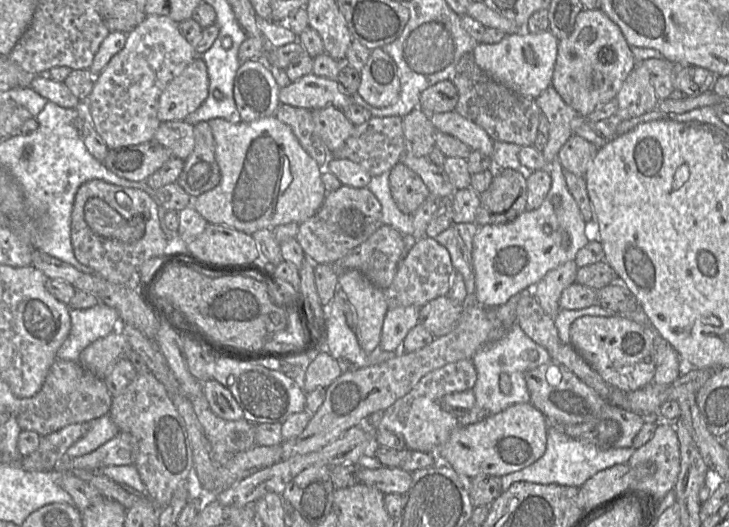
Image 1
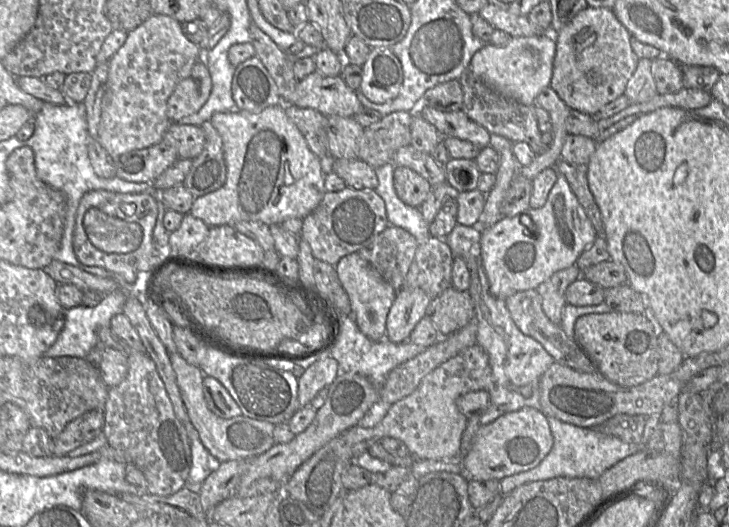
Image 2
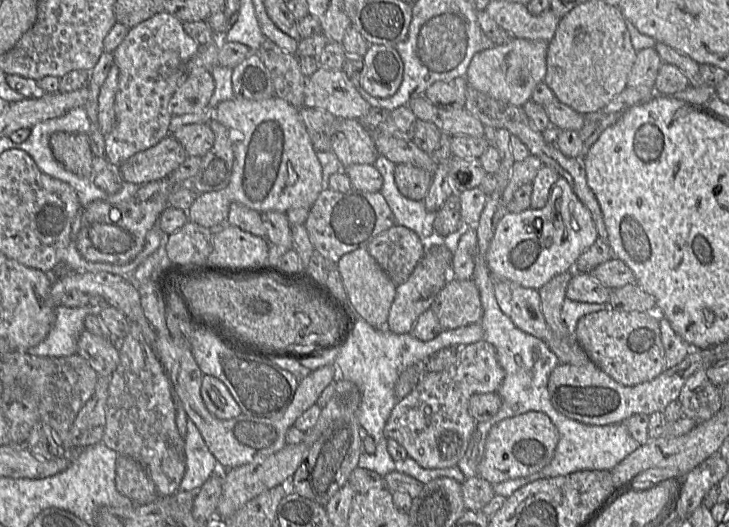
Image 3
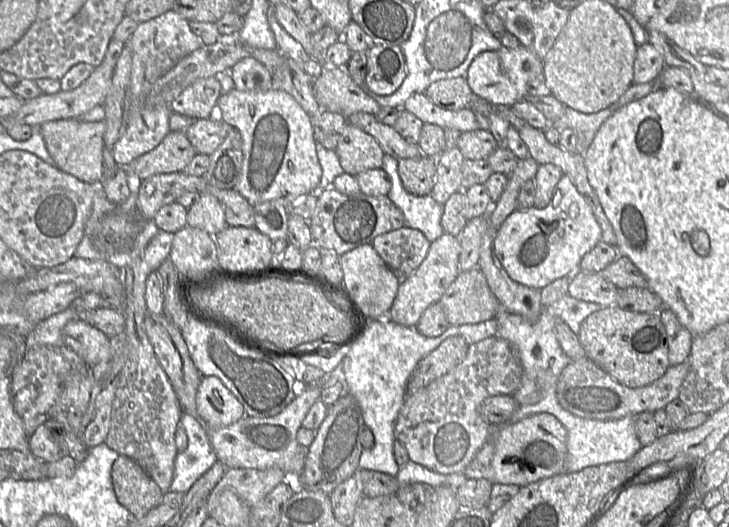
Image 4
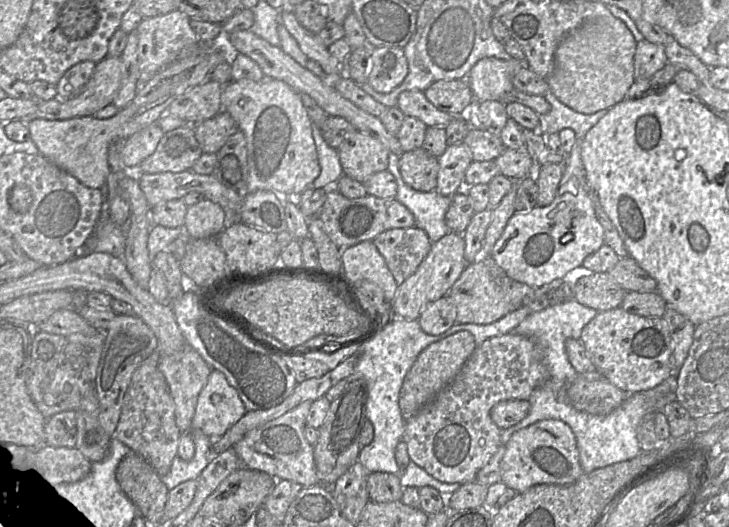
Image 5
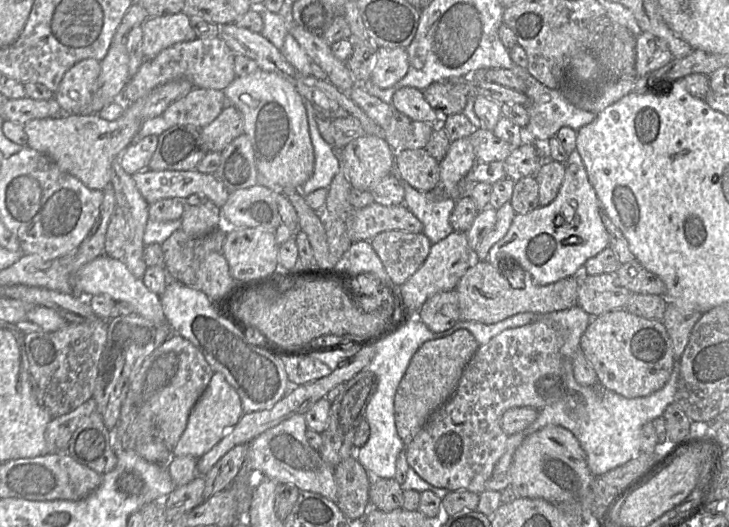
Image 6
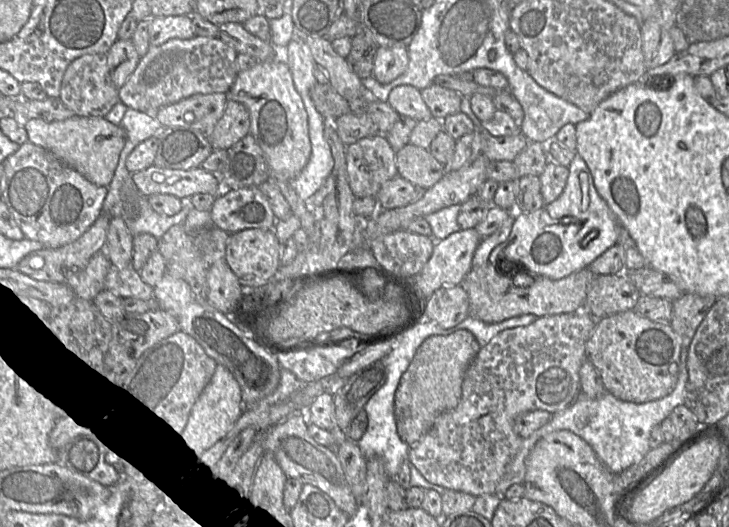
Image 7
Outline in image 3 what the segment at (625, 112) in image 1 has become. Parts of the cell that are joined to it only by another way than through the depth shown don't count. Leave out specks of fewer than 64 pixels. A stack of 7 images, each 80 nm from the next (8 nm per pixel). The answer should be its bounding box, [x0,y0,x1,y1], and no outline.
[628,48,662,89]

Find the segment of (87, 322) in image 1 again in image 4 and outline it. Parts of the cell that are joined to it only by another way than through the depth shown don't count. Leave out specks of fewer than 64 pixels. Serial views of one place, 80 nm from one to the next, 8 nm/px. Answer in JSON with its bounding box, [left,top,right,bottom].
[26,307,78,349]

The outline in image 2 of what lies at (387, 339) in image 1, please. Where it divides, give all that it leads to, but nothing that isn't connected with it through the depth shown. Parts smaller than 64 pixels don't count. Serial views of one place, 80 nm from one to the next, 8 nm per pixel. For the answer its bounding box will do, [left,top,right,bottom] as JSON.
[386,288,430,343]

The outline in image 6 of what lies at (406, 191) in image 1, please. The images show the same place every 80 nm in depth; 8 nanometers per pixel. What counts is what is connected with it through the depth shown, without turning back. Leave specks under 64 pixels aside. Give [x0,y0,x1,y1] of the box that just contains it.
[396,148,440,191]

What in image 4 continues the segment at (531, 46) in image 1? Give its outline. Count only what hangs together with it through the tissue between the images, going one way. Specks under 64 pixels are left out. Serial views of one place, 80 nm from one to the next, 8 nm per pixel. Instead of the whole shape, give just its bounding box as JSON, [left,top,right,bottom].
[465,45,543,107]

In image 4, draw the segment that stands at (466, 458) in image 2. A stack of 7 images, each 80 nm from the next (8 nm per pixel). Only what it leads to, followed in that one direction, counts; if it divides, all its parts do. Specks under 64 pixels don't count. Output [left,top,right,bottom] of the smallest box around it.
[491,413,567,487]

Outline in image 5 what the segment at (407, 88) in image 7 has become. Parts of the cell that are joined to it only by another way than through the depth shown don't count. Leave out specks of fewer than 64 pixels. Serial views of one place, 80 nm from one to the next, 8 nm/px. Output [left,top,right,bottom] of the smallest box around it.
[397,90,455,128]

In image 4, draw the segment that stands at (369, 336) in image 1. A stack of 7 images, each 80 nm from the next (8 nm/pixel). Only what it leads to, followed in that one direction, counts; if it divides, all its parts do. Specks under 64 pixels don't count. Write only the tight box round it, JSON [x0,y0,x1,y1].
[340,244,399,319]

